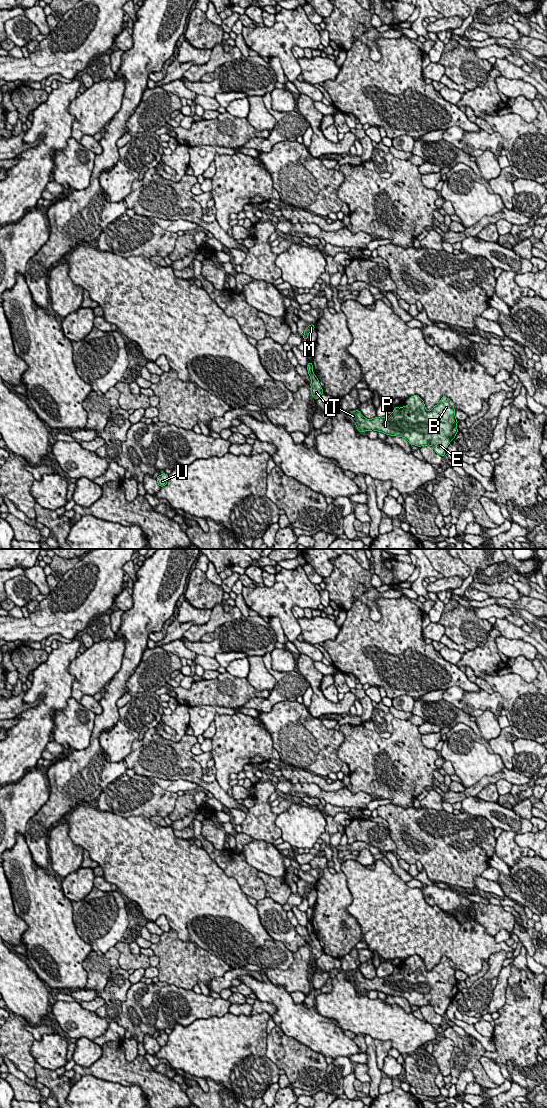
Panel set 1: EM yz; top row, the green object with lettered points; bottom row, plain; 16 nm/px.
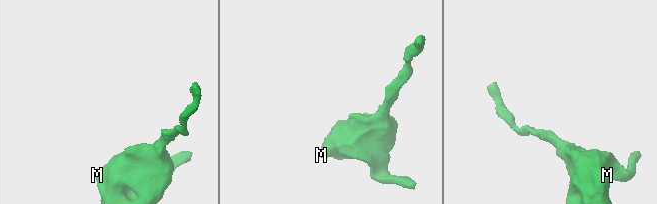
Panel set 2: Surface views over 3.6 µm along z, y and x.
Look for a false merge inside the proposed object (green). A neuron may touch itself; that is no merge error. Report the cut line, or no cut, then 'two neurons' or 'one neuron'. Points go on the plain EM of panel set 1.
cut in yz along (312, 932), (309, 934); two neurons

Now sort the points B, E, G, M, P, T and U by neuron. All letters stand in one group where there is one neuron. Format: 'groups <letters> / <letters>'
groups B E M P T / G U

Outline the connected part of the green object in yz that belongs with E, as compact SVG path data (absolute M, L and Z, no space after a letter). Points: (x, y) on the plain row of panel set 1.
M413 955L409 957L408 966L394 967L389 976L366 979L356 970L349 973L348 978L354 981L360 992L374 990L403 997L410 1005L430 1005L441 1016L445 1016L448 1005L458 992L454 963L446 956L442 956L431 971L426 969L422 958Z

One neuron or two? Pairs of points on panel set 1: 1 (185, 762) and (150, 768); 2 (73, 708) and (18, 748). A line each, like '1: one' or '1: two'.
1: one
2: two

